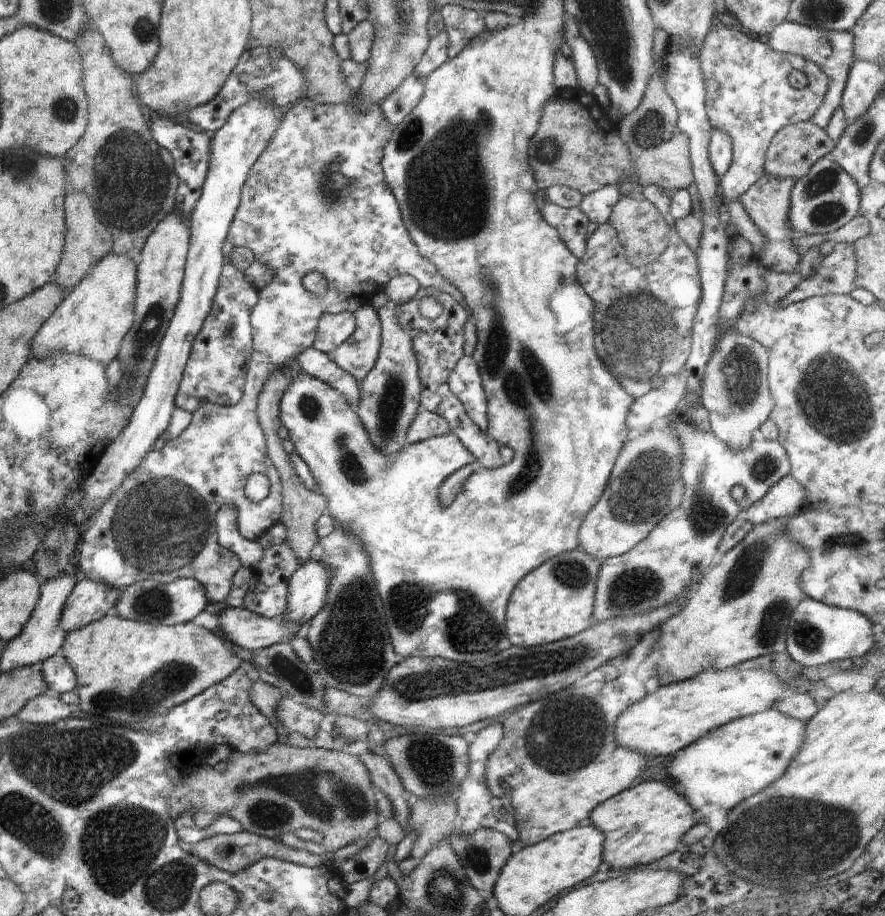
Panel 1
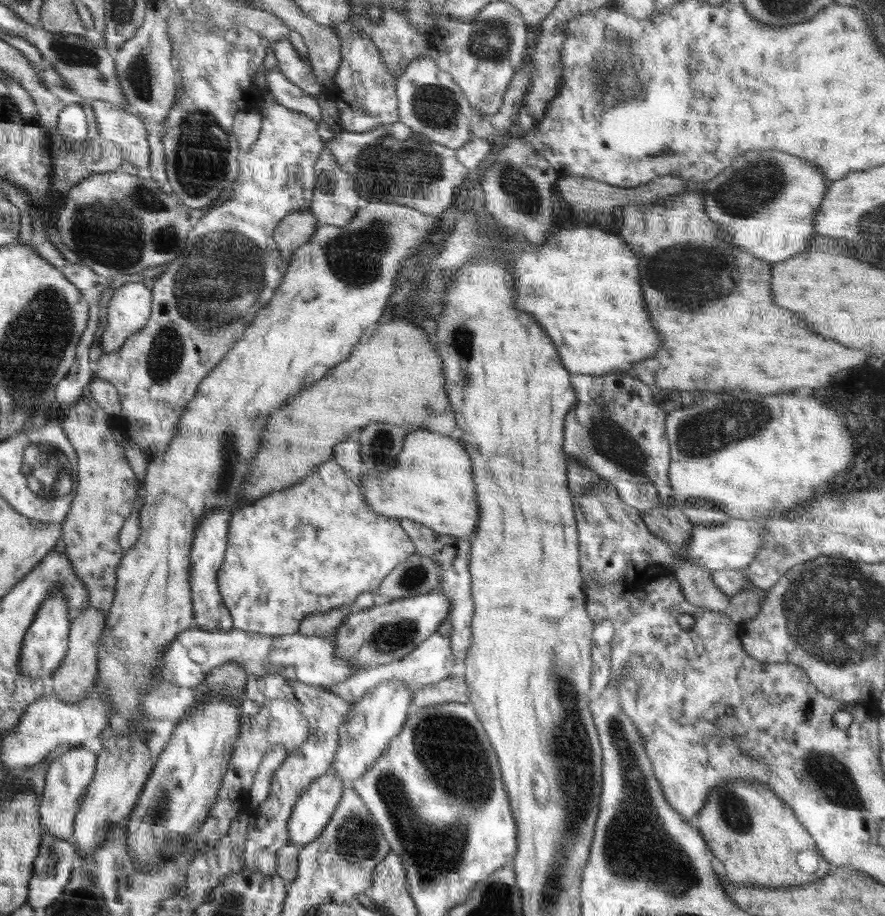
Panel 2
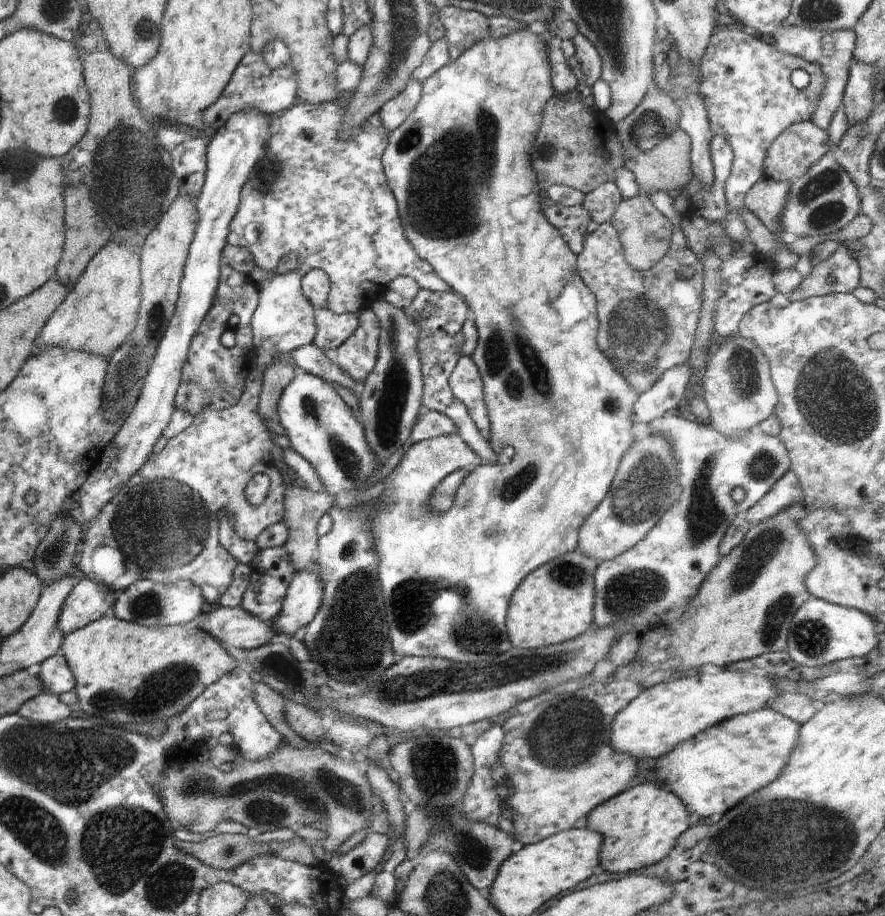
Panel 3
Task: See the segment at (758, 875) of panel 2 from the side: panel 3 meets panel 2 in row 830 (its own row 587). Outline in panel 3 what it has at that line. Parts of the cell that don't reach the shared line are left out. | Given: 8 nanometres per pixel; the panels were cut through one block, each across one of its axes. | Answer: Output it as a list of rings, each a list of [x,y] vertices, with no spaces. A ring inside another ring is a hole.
[[[803,503],[791,504],[774,516],[753,524],[742,542],[720,558],[719,563],[699,586],[684,614],[673,623],[666,624],[669,634],[664,646],[668,659],[680,660],[676,670],[685,672],[687,676],[689,670],[699,670],[702,664],[726,668],[741,660],[760,655],[775,655],[787,650],[788,631],[794,613],[812,597],[805,583],[806,575],[817,565],[808,535],[799,525],[801,518],[807,514],[808,510]]]

